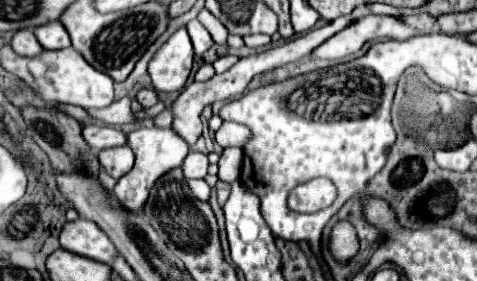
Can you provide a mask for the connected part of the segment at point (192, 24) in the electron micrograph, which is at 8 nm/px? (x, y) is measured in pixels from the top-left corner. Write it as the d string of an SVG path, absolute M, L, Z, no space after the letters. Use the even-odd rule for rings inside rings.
M190 20L186 28L188 28L188 34L190 34L190 38L192 38L194 52L196 52L198 56L202 56L202 54L214 44L212 36L208 34L208 30L206 30L198 20Z

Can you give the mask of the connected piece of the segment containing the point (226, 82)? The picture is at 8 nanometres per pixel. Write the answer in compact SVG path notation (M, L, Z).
M360 6L356 8L352 14L348 16L342 16L342 18L336 18L334 22L328 22L326 26L322 28L316 28L316 30L310 30L308 34L304 36L298 36L296 40L292 42L286 42L286 44L280 44L280 46L274 46L266 52L260 52L260 54L252 54L252 56L246 56L246 58L240 58L230 70L222 72L222 74L214 74L210 80L206 82L192 82L190 86L186 86L180 96L174 100L174 104L170 106L172 114L174 114L174 120L172 120L172 130L182 138L186 140L186 144L192 148L196 144L196 140L200 138L200 114L204 110L206 104L212 104L216 100L226 100L230 96L240 96L244 90L246 90L246 84L260 72L266 72L266 70L272 70L272 68L278 68L278 66L284 66L288 62L296 62L300 60L302 56L308 56L314 48L318 48L324 40L328 40L330 36L334 36L336 32L340 32L342 28L346 28L352 20L360 18L360 16L366 16L368 14L368 8L366 6Z

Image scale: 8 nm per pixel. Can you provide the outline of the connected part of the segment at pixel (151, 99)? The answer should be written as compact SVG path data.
M140 90L138 96L136 96L136 100L138 100L144 108L150 108L150 106L154 106L154 104L158 102L158 94L156 94L154 90Z

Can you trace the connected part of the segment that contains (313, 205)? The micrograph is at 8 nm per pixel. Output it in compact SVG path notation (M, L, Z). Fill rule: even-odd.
M314 178L289 194L287 204L290 210L298 213L312 214L326 208L336 200L336 186L328 178Z

